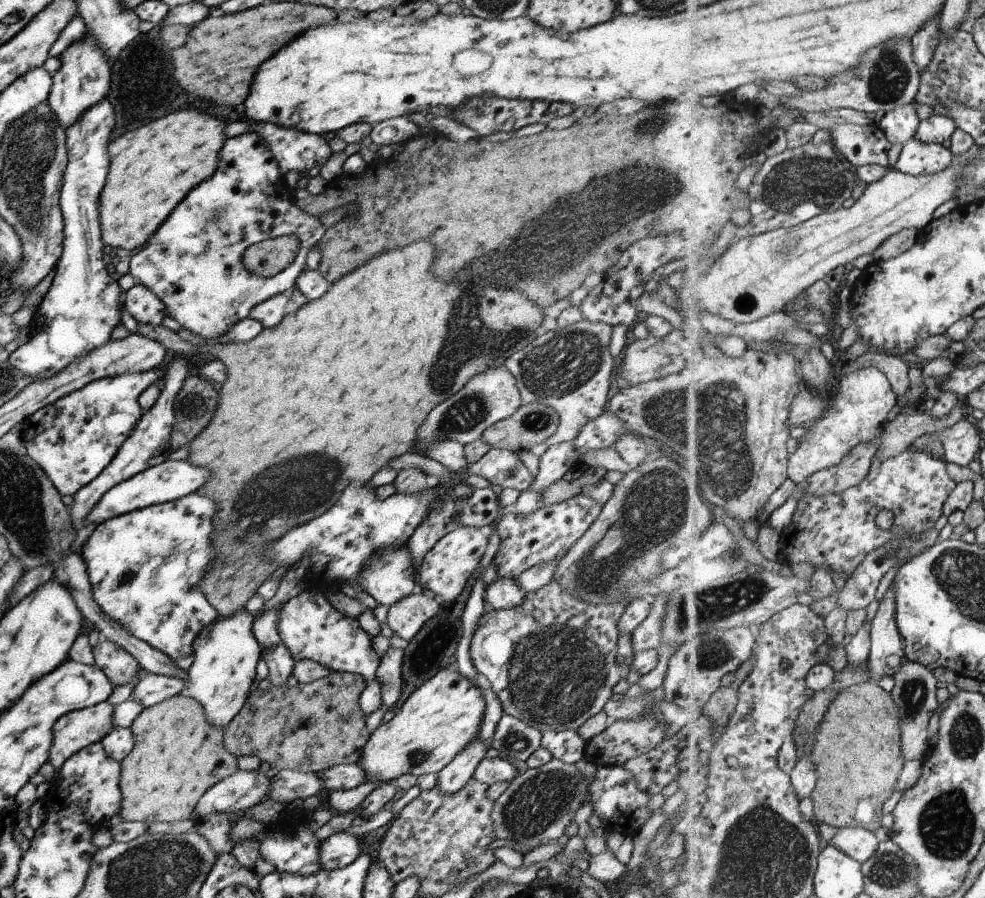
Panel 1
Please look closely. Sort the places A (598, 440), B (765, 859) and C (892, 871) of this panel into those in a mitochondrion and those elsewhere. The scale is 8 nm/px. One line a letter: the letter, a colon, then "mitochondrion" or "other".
A: other
B: mitochondrion
C: mitochondrion

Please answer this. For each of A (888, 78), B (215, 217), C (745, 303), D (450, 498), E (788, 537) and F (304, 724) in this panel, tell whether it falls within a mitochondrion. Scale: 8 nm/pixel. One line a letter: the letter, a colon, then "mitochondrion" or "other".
A: mitochondrion
B: mitochondrion
C: other
D: other
E: other
F: other

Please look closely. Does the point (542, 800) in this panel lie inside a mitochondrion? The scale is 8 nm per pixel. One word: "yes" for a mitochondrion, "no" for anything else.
yes

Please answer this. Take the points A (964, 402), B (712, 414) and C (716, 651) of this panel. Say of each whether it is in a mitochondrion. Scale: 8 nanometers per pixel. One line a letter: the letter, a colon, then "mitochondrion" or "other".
A: other
B: mitochondrion
C: mitochondrion

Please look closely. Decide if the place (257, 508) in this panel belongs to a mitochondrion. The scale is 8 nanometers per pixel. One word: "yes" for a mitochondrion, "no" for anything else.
yes

